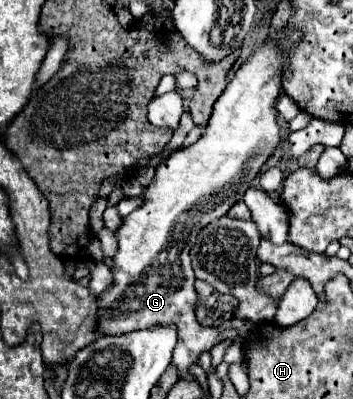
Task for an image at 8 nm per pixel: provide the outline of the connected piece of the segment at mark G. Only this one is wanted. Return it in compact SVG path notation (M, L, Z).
M279 28L275 32L275 36L267 38L237 68L237 72L233 74L225 92L215 102L213 114L209 118L209 124L207 124L203 136L195 144L173 152L161 166L157 166L157 174L155 174L151 186L145 190L147 202L139 210L125 216L121 228L117 230L119 248L117 248L117 256L113 258L115 266L111 270L115 284L103 296L97 298L97 302L99 302L99 314L97 314L99 332L101 334L125 334L125 332L141 330L145 326L175 324L177 326L177 346L173 350L173 364L179 368L181 378L193 380L193 376L187 370L189 364L197 362L199 356L203 352L211 350L213 346L225 342L225 340L233 340L233 336L237 334L235 328L219 332L217 328L205 328L197 322L197 318L195 318L197 292L193 286L195 274L191 268L189 250L195 244L197 232L205 224L225 216L227 210L235 202L243 200L245 190L253 184L261 166L275 152L275 148L279 144L279 124L277 124L275 104L277 104L277 98L283 88L281 80L283 80L285 68L289 64L289 60L281 52L281 46L283 46L283 40L295 44L295 42L301 42L301 38L303 38L303 34L297 28Z

